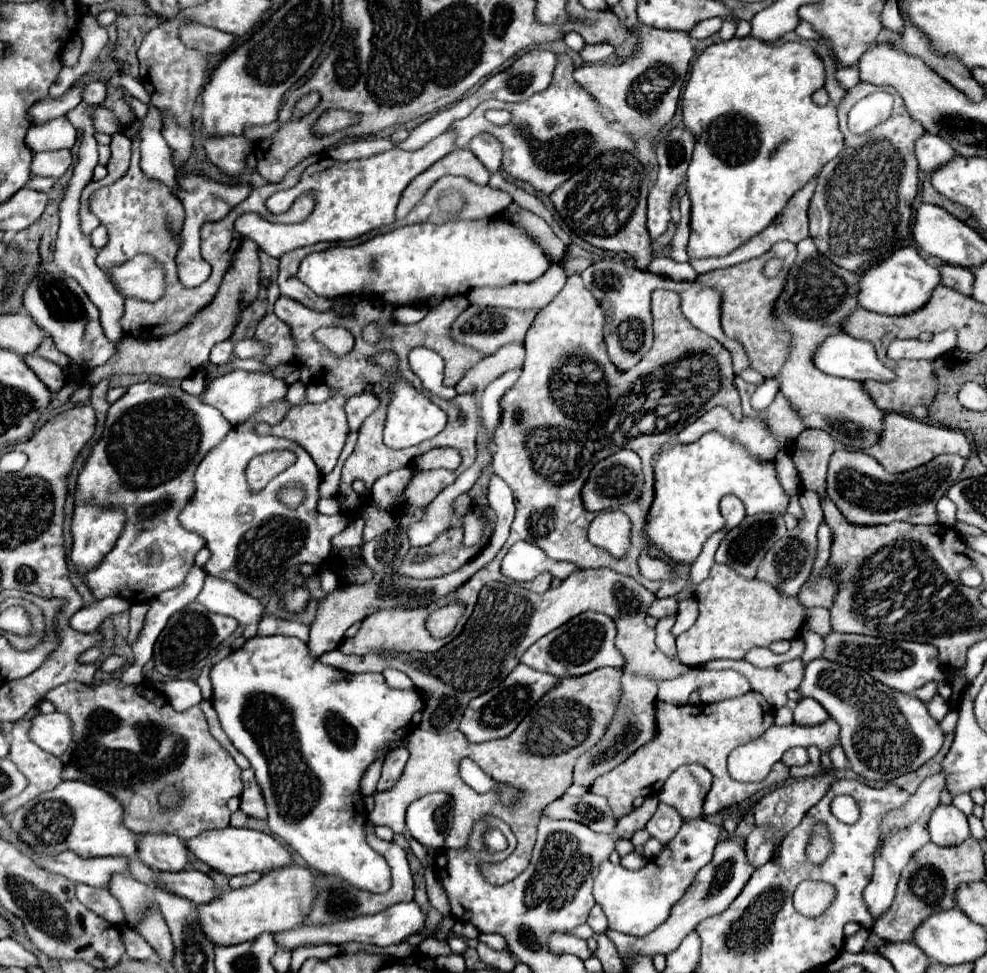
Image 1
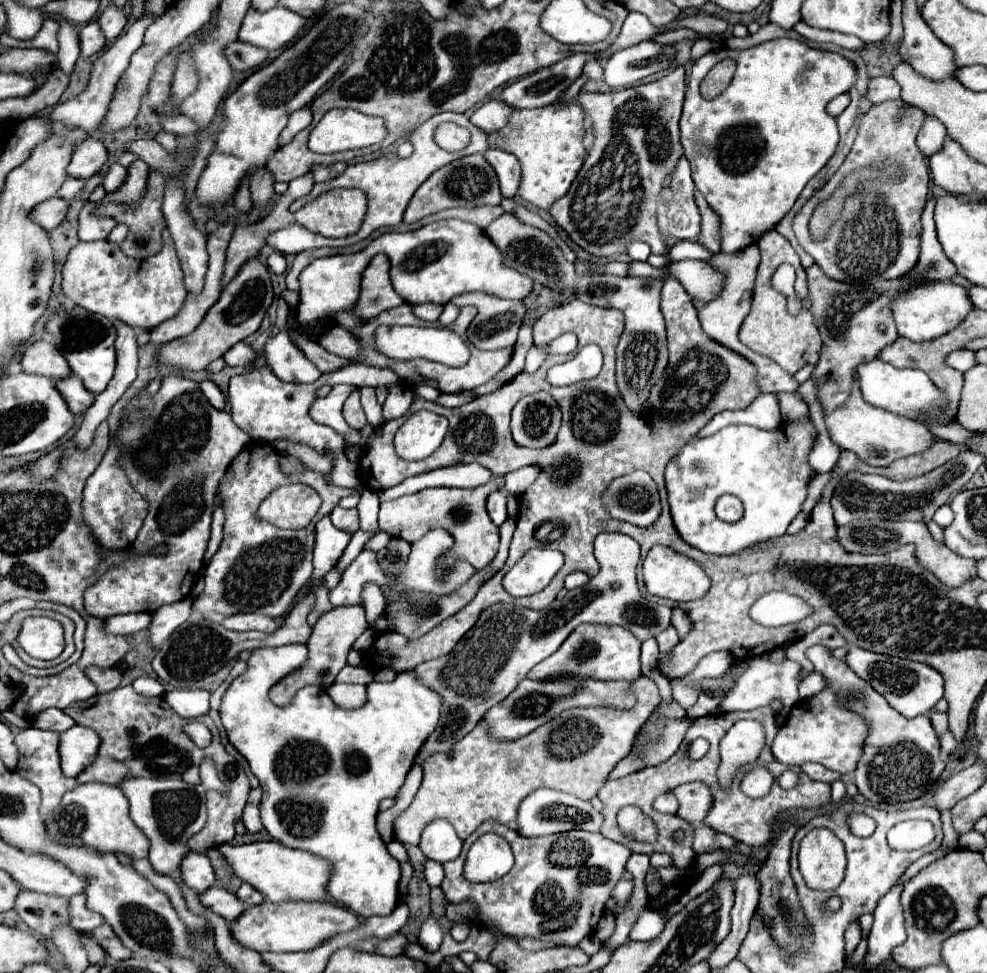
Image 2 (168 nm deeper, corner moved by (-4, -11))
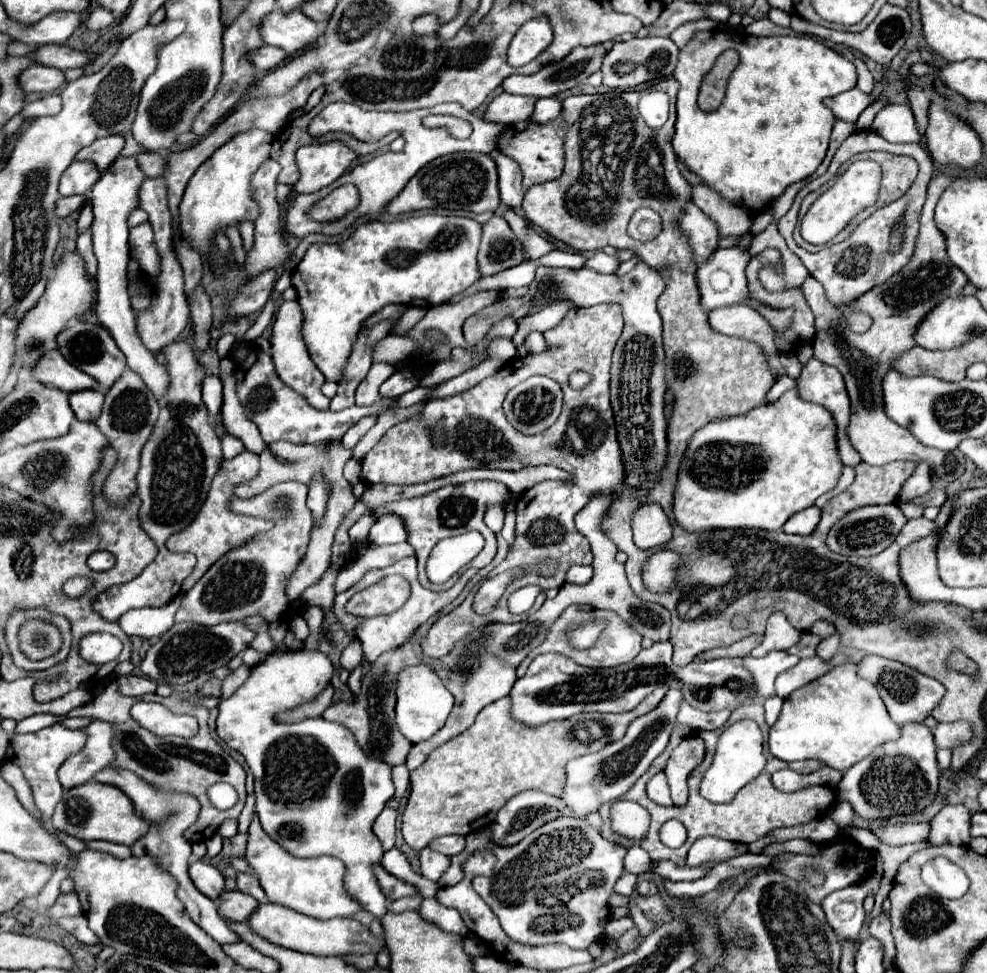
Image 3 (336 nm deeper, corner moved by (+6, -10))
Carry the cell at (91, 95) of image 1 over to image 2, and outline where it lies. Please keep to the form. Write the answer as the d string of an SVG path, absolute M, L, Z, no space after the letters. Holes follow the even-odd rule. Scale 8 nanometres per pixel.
M110 5L110 7L98 17L98 25L100 25L100 31L104 33L106 41L110 43L110 41L114 41L114 39L122 33L122 29L124 29L124 25L126 25L126 15L124 15L122 9L116 9L114 5Z

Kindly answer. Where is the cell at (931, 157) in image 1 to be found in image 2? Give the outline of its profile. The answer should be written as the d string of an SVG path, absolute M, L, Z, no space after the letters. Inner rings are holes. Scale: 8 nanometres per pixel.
M926 117L922 129L916 137L916 145L924 157L930 157L930 155L936 155L936 151L942 151L944 139L946 139L944 125L934 117Z

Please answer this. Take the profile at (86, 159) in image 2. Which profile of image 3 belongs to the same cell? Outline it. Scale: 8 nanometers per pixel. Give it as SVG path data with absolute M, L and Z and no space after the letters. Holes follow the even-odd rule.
M122 134L104 136L104 138L98 138L96 142L92 142L88 148L82 148L76 154L76 160L90 160L100 168L100 172L104 172L118 158L122 148L124 148Z

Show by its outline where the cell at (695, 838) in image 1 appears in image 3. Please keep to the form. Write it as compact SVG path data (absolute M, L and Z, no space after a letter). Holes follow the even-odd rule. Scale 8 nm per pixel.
M624 873L616 884L616 893L629 897L636 885L638 877L631 873Z

